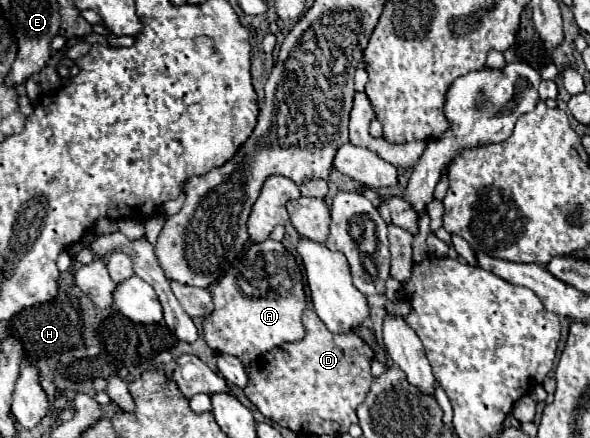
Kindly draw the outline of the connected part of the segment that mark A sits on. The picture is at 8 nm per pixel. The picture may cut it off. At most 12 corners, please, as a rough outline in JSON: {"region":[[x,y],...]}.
{"region":[[278,241],[248,245],[202,323],[244,365],[304,337],[302,275]]}

